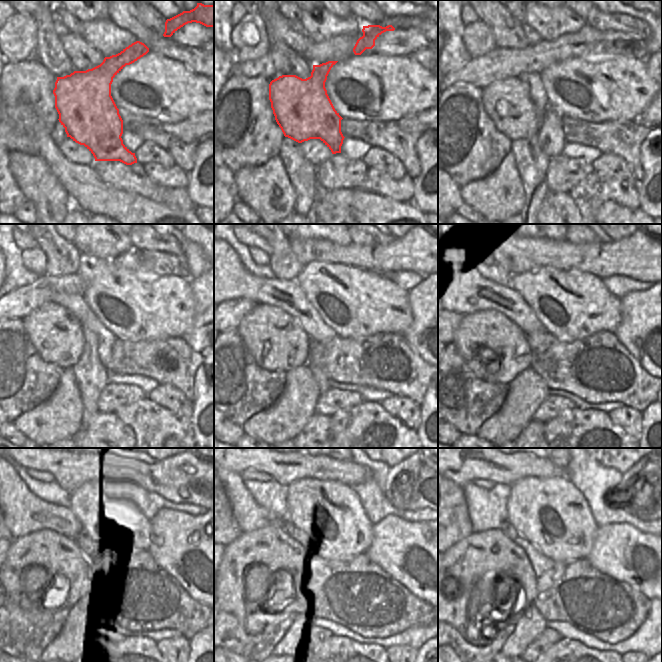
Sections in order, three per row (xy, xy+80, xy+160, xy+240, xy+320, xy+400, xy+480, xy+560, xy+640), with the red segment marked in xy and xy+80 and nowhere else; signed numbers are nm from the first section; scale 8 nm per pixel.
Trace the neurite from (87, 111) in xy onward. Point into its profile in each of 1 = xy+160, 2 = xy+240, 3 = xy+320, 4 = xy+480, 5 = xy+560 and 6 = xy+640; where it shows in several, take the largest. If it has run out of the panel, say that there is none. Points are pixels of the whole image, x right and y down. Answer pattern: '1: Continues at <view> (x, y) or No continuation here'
1: Continues at xy+160 (508, 103)
2: Continues at xy+240 (57, 335)
3: Continues at xy+320 (276, 340)
4: Continues at xy+480 (57, 553)
5: Continues at xy+560 (264, 547)
6: Continues at xy+640 (491, 555)

